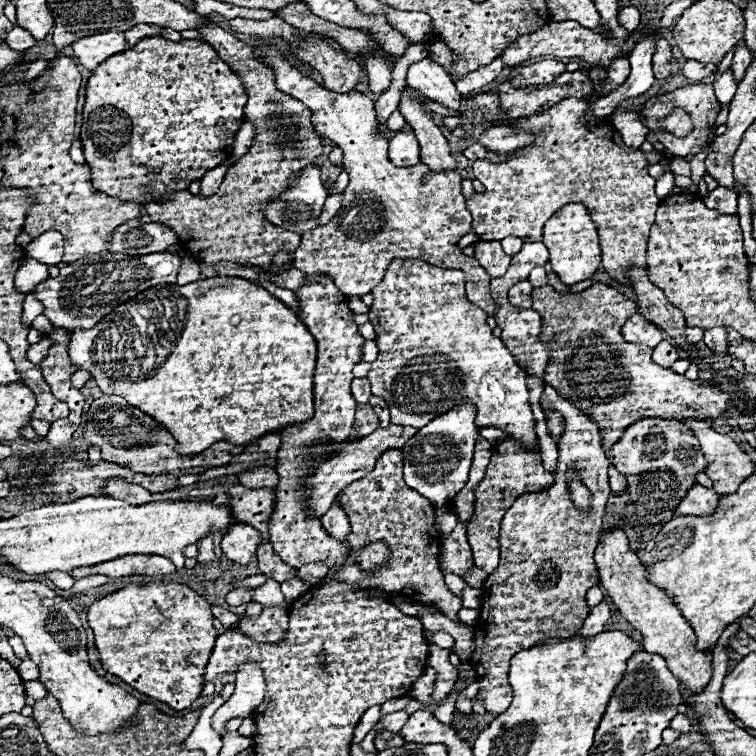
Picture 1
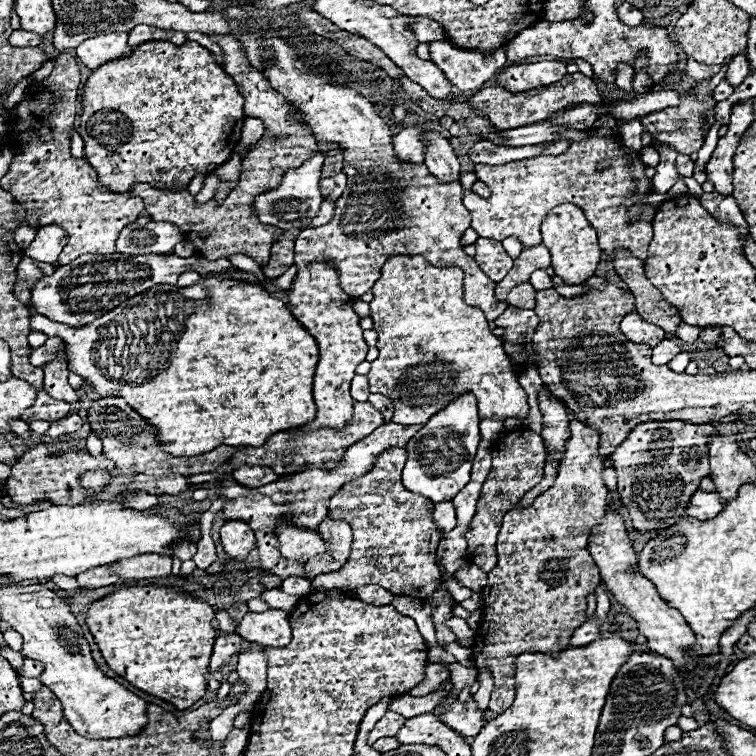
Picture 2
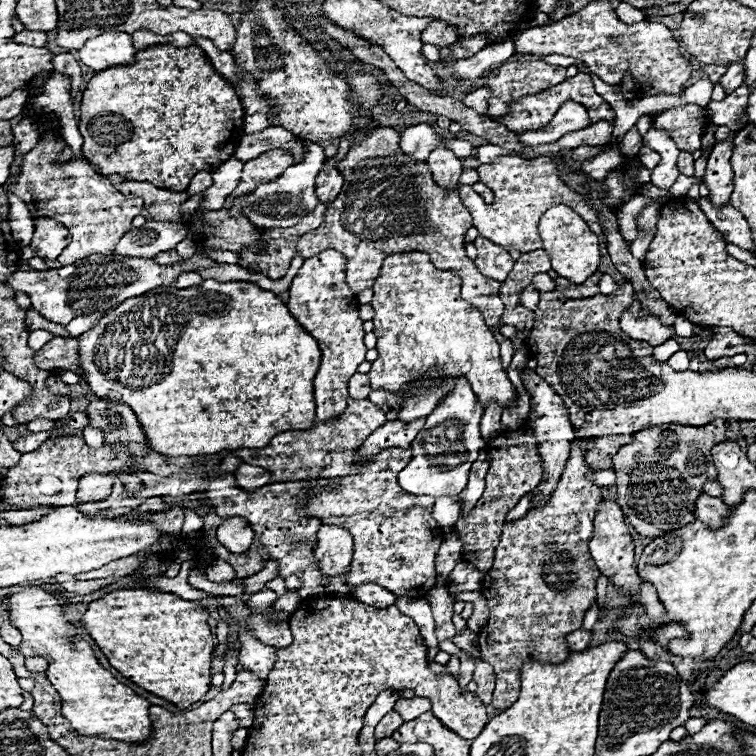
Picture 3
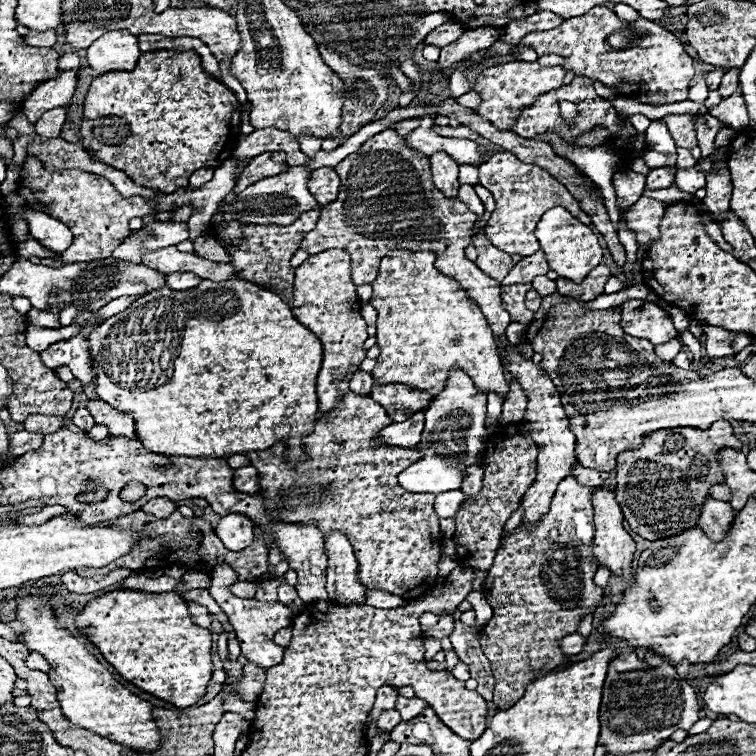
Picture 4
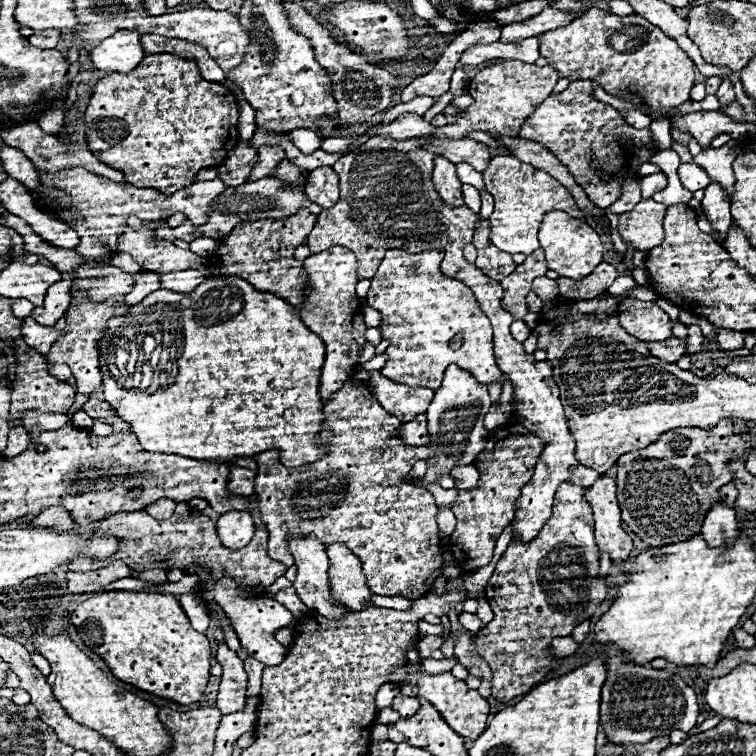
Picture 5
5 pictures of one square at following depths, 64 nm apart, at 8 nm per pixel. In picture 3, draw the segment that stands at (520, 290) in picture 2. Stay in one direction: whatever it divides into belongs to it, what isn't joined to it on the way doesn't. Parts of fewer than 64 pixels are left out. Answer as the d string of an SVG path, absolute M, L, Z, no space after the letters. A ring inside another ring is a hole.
M530 286L528 290L522 290L520 300L522 300L522 304L524 304L524 306L528 306L530 310L536 310L536 308L538 308L538 300L540 300L540 292L538 292L538 290L534 290L534 288Z

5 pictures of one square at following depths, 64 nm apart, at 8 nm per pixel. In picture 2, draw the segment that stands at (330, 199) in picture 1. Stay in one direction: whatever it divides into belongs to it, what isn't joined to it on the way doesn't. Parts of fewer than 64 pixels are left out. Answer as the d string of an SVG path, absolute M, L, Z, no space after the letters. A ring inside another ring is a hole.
M324 200L321 204L320 211L318 212L318 216L314 216L314 218L310 220L310 226L316 228L316 226L328 224L328 220L332 218L332 212L334 212L334 204L335 201Z

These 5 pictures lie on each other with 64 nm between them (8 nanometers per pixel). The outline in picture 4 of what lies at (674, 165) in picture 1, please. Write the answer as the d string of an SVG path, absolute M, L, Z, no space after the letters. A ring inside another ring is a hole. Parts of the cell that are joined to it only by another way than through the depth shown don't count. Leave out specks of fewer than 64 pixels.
M678 148L676 154L678 154L678 168L692 168L692 166L696 166L696 160L694 160L694 156L690 154L690 150Z

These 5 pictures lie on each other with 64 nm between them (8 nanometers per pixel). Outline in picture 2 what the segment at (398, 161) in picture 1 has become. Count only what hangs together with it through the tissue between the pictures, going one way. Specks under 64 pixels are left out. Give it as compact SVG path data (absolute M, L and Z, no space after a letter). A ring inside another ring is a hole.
M412 126L404 128L400 134L394 136L394 152L402 162L420 164L426 154L426 142L424 142L424 128Z

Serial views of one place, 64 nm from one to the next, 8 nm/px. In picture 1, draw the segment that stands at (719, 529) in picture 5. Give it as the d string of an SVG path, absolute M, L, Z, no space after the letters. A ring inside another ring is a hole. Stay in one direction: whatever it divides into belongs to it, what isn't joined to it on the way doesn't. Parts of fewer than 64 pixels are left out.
M696 484L694 488L688 490L686 498L678 504L676 512L678 514L692 514L692 516L708 516L716 510L718 506L718 494L712 488L704 488Z

